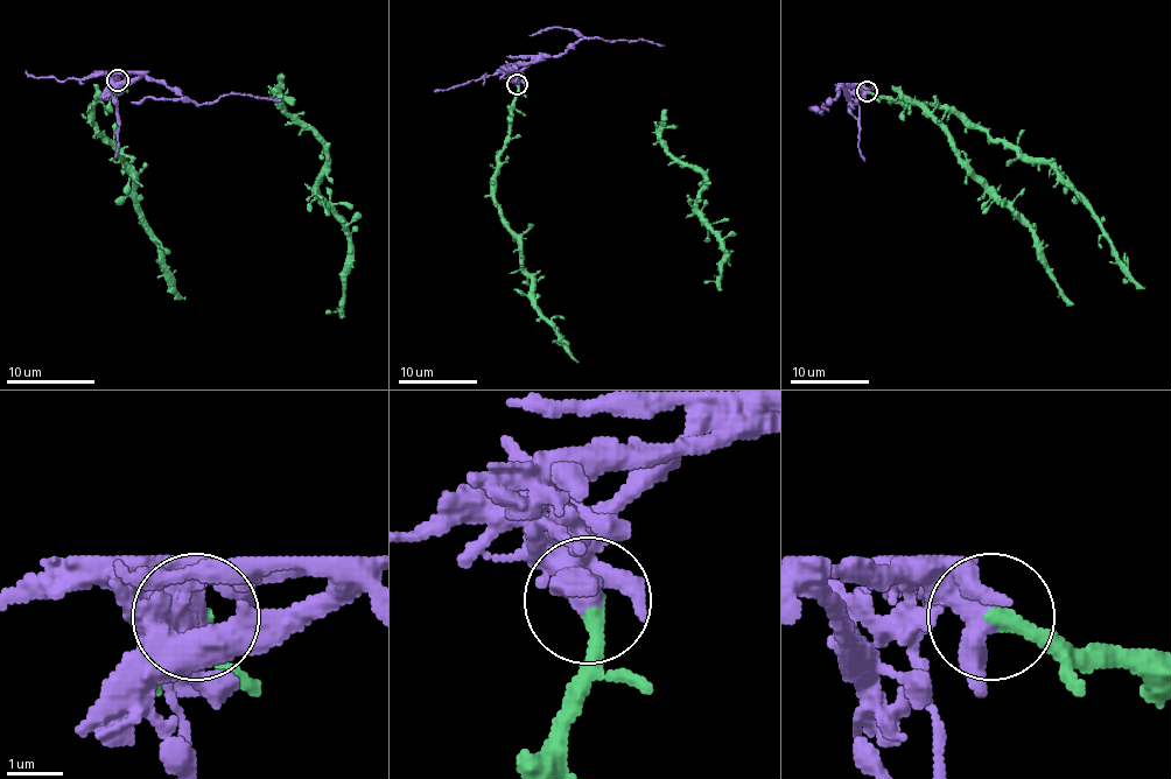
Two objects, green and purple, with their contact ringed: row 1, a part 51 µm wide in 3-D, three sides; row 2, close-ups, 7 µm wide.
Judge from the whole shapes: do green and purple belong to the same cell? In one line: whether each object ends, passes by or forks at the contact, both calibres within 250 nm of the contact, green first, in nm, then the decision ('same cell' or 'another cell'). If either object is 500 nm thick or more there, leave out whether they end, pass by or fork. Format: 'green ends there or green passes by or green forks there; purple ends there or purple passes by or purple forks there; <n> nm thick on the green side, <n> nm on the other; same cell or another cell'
green ends there; purple forks there; 280 nm thick on the green side, 400 nm on the other; another cell

